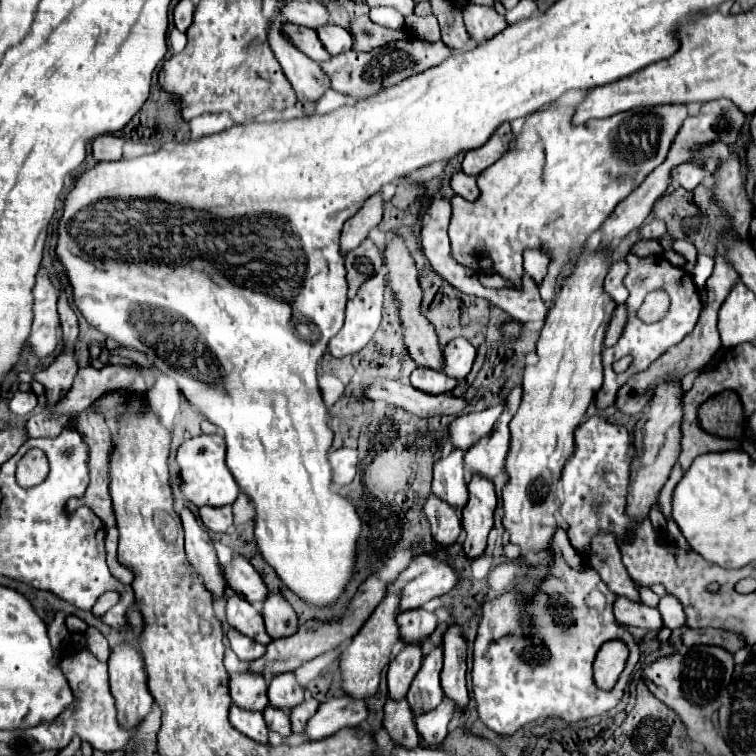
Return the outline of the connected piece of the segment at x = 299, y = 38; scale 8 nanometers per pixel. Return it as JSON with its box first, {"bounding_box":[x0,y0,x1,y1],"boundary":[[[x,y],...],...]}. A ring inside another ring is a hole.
{"bounding_box":[282,22,330,62],"boundary":[[[284,22],[284,24],[282,24],[282,32],[286,32],[288,40],[290,40],[300,52],[304,52],[308,58],[312,58],[314,62],[330,60],[330,54],[326,52],[326,48],[322,48],[322,42],[318,40],[318,34],[316,34],[312,28]]]}

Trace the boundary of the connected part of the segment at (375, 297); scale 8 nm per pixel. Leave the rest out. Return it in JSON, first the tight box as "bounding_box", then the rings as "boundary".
{"bounding_box":[328,274,386,358],"boundary":[[[376,274],[346,304],[344,328],[330,340],[328,352],[336,358],[362,350],[374,336],[382,318],[386,274]]]}

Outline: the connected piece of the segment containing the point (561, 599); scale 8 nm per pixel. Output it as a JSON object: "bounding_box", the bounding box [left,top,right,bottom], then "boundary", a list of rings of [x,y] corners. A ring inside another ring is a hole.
{"bounding_box":[472,556,640,734],"boundary":[[[556,556],[552,562],[552,574],[542,582],[532,602],[522,604],[514,592],[488,600],[482,608],[472,668],[474,698],[480,720],[498,734],[514,734],[530,722],[552,716],[564,718],[566,722],[578,722],[612,710],[620,702],[628,676],[640,658],[636,640],[630,632],[618,626],[612,614],[614,598],[616,594],[608,590],[596,570],[590,568],[588,572],[576,572],[568,568],[562,556]],[[592,590],[600,590],[606,596],[602,612],[586,604]],[[526,616],[532,620],[530,630],[520,626]],[[526,632],[542,640],[544,648],[528,648],[524,642]],[[610,640],[622,640],[630,654],[616,686],[612,690],[600,690],[594,684],[592,664],[602,644]]]}

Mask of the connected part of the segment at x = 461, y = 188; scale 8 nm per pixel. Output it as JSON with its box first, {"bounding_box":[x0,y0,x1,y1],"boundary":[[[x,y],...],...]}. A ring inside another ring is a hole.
{"bounding_box":[450,170,480,200],"boundary":[[[462,170],[454,172],[454,176],[450,178],[450,186],[452,186],[452,190],[454,190],[456,194],[464,196],[466,200],[476,200],[478,194],[480,194],[480,190],[478,190],[478,186],[476,186],[476,178],[464,174]]]}

